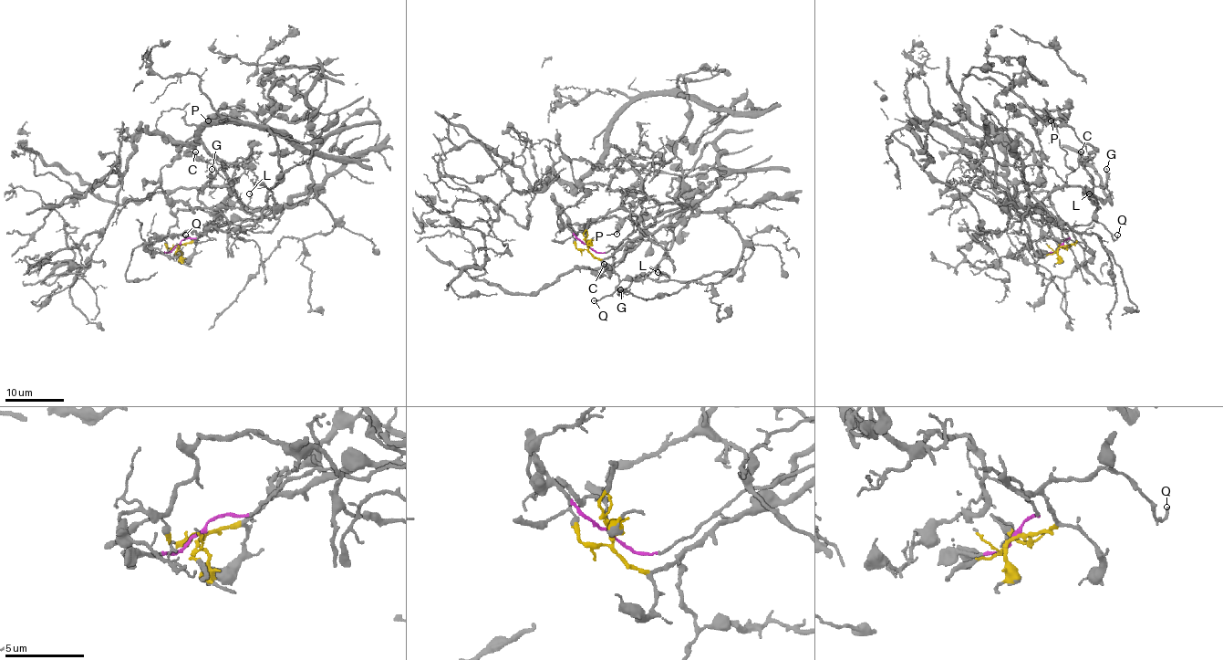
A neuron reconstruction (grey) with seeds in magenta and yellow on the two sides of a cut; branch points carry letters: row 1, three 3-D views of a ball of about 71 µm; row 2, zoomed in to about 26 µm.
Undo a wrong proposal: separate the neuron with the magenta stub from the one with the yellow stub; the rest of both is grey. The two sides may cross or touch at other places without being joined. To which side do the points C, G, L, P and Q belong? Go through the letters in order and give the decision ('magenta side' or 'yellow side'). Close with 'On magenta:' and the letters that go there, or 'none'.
C: magenta side
G: yellow side
L: yellow side
P: magenta side
Q: yellow side
On magenta: C, P

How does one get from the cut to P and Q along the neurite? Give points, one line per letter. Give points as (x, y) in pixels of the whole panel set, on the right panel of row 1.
P: (1062, 245), (1064, 229), (995, 183), (961, 82), (992, 78), (1045, 123), (1066, 120), (1033, 107), (1051, 120)
Q: (1062, 245), (1076, 240), (1073, 227), (1093, 222), (1098, 222), (1113, 239), (1117, 235)

